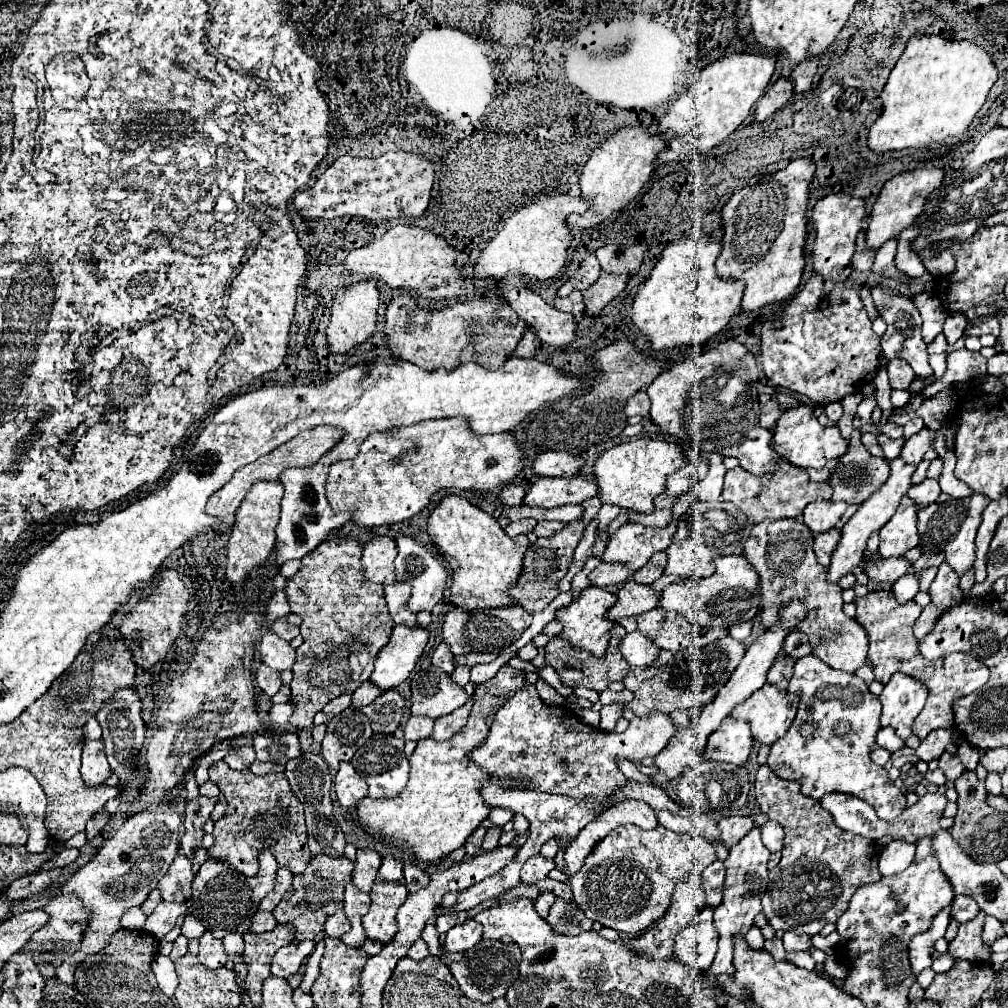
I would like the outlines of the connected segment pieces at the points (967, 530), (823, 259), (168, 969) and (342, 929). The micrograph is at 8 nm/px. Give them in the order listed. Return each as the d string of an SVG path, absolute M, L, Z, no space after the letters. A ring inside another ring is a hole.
M972 494L970 498L956 500L950 498L944 504L930 504L918 512L918 532L922 542L922 554L944 554L944 562L956 570L958 576L962 576L966 570L970 570L974 558L976 558L976 530L980 526L980 514L988 506L990 498L984 494Z
M828 194L818 200L812 208L812 228L814 228L814 248L812 248L812 266L814 272L824 276L828 290L840 282L846 282L850 276L850 260L854 254L854 242L860 232L860 222L864 220L864 200L846 198L842 194Z
M156 954L156 958L152 960L150 968L152 968L154 976L156 976L156 982L158 982L160 990L166 996L174 996L174 990L176 990L176 984L178 984L178 976L176 976L176 970L174 970L172 960L168 956Z
M338 910L334 916L330 916L330 918L326 920L324 928L326 928L324 932L326 932L328 936L332 936L332 938L342 938L342 936L350 930L350 922L348 922L344 910Z

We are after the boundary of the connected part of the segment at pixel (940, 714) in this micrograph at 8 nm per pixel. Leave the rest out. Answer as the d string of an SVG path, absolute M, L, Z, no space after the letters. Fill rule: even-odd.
M878 590L878 592L868 592L864 598L856 598L854 604L856 604L856 620L866 630L868 640L870 640L868 662L874 666L876 680L886 684L894 672L904 672L908 676L918 678L920 682L928 686L928 700L914 720L914 734L920 738L926 738L936 728L952 728L954 726L954 714L952 714L954 698L964 698L972 694L974 690L982 688L988 680L988 668L966 652L950 654L934 662L924 660L918 652L918 640L912 632L914 620L922 612L922 608L916 602L898 604L890 590Z

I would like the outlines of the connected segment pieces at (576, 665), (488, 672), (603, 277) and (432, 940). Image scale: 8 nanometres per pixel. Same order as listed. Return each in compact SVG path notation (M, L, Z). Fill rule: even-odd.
M614 622L612 630L610 630L610 640L608 640L608 650L604 652L604 656L592 656L584 650L576 650L572 648L566 640L560 640L560 638L552 638L548 642L548 646L544 648L544 656L546 656L546 664L552 666L558 676L560 676L560 682L564 686L570 686L570 688L576 688L576 686L584 686L584 688L592 688L596 692L604 692L608 690L608 686L612 682L622 682L630 670L630 664L622 658L622 654L618 652L618 644L620 640L624 638L626 630L620 622Z
M502 652L500 658L496 658L490 664L476 664L476 666L472 666L472 670L470 670L470 682L472 684L484 684L484 682L488 682L500 670L500 666L506 664L510 658L512 658L512 654L504 656L504 652Z
M600 274L600 278L582 292L586 312L596 314L600 312L610 300L614 300L628 284L628 274Z
M434 918L426 924L426 928L424 928L424 932L422 932L422 940L428 944L430 954L442 956L442 948L440 948L440 944L438 944L438 932L436 932L436 928L434 928Z

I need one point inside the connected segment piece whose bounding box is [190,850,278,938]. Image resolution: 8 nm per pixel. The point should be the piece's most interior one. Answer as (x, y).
(224, 901)

